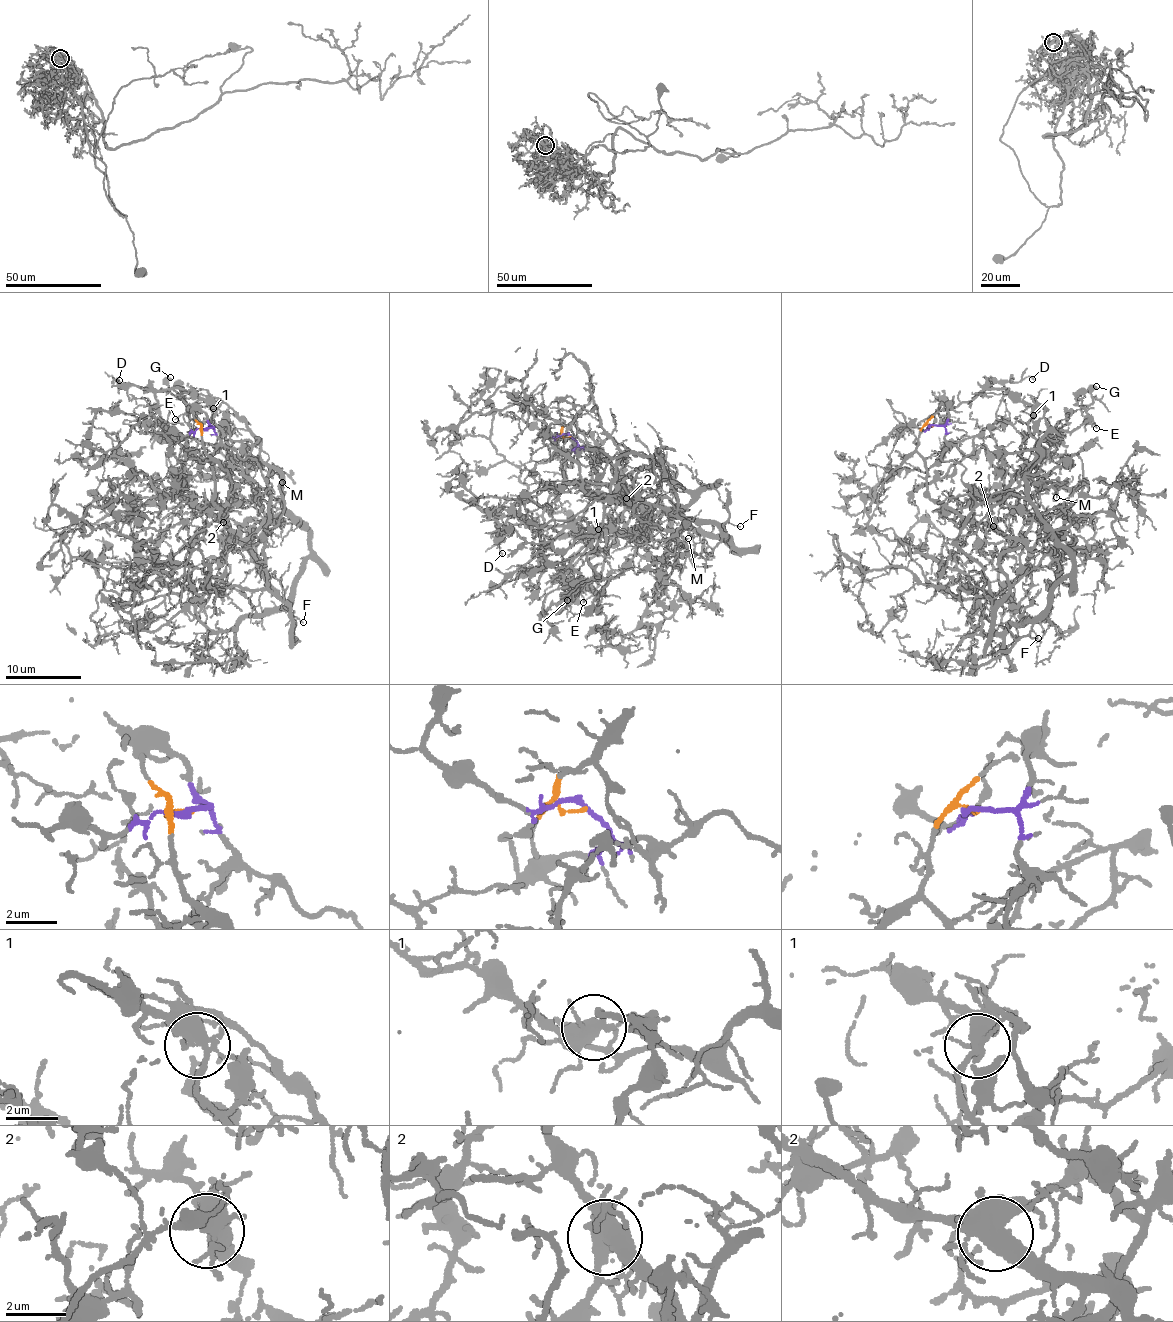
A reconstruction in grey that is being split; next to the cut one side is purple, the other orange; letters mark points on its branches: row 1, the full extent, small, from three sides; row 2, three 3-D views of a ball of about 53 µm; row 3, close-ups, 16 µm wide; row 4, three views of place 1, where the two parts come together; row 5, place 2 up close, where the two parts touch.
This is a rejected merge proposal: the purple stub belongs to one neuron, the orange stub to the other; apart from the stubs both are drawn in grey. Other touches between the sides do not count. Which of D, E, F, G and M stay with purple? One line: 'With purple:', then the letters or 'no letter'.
With purple: D, E, G, M

